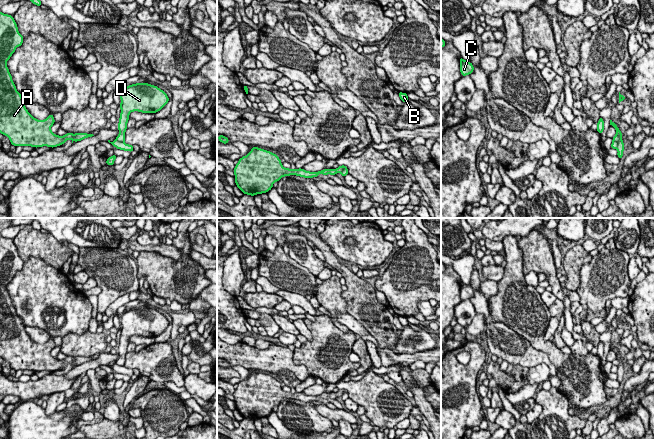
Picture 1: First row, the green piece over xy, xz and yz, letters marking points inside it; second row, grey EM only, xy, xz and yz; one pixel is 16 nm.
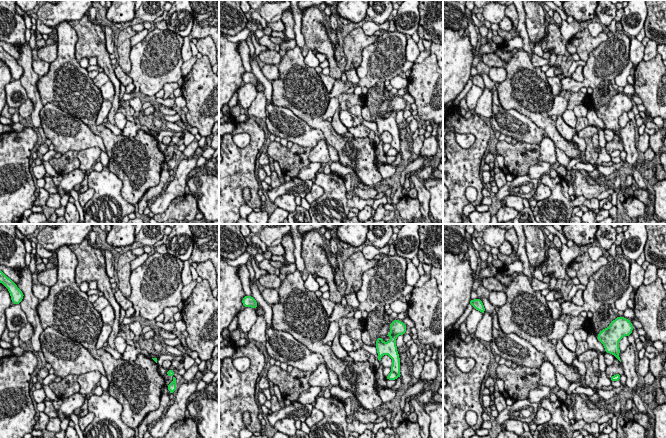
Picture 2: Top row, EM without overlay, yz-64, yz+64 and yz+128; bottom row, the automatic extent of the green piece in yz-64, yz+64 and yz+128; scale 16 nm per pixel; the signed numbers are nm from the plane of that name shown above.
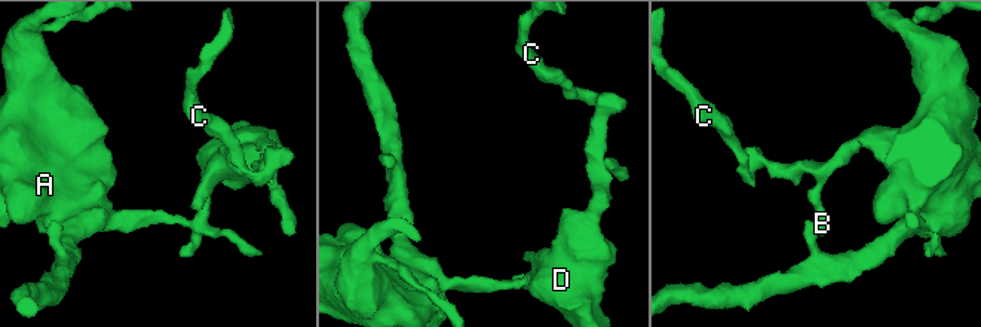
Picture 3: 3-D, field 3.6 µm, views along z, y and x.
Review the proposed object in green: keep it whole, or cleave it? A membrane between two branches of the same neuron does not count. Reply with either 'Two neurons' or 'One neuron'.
Two neurons

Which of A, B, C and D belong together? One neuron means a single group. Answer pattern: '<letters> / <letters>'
A / B C D

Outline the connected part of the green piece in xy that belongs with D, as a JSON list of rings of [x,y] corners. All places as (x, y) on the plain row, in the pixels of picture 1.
[[[136,307],[126,310],[120,317],[119,358],[117,365],[124,366],[129,338],[134,335],[142,337],[156,337],[169,326],[168,319],[155,309]]]

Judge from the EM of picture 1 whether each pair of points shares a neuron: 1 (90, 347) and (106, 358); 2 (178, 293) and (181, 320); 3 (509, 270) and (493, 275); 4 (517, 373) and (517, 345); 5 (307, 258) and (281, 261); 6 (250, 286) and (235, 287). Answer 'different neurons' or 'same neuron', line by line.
1: different neurons
2: different neurons
3: different neurons
4: different neurons
5: different neurons
6: different neurons

